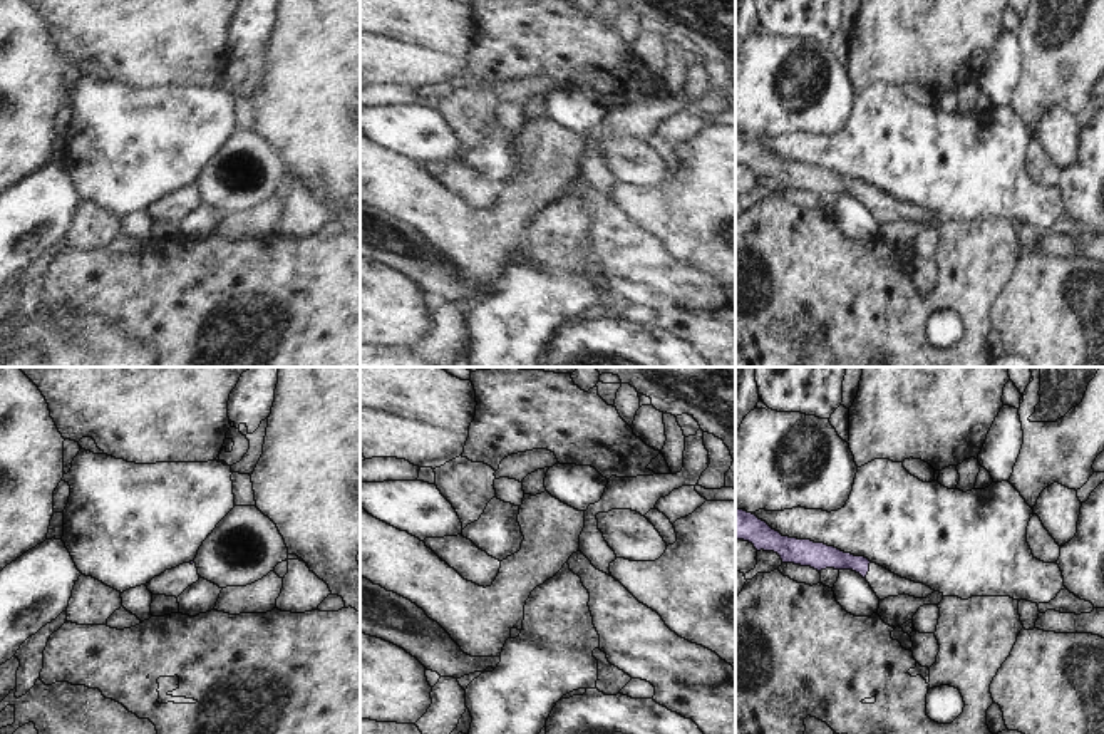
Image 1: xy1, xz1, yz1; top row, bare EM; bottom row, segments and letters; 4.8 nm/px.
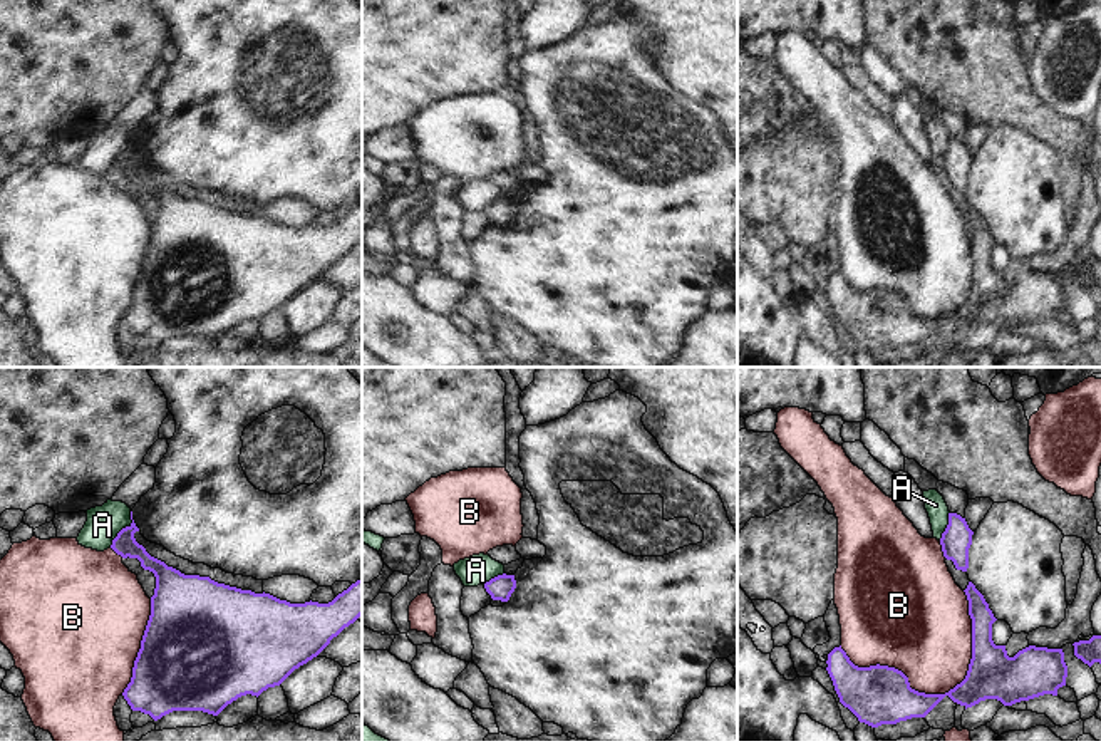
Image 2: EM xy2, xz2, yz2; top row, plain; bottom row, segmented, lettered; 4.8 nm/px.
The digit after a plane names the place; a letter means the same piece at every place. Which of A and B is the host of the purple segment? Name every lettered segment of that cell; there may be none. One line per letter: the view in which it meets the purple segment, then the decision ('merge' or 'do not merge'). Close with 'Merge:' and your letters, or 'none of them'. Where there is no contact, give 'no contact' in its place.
A: meets purple in xy2; do not merge
B: meets purple in yz2; do not merge
Merge: none of them

